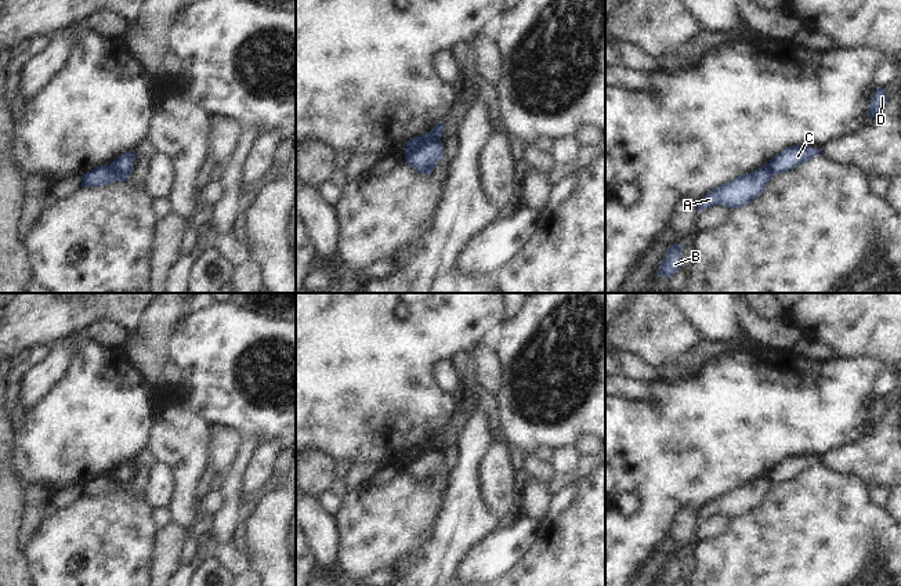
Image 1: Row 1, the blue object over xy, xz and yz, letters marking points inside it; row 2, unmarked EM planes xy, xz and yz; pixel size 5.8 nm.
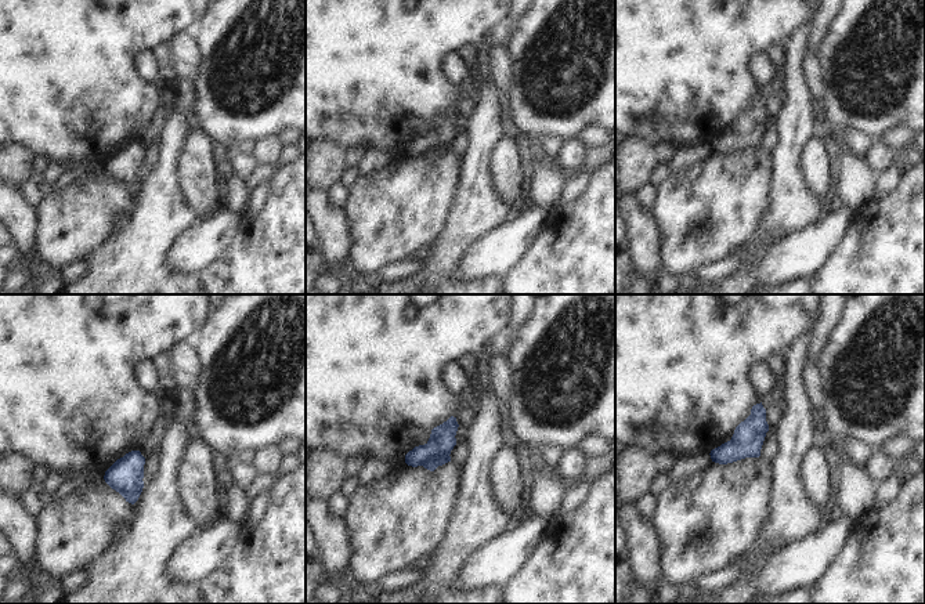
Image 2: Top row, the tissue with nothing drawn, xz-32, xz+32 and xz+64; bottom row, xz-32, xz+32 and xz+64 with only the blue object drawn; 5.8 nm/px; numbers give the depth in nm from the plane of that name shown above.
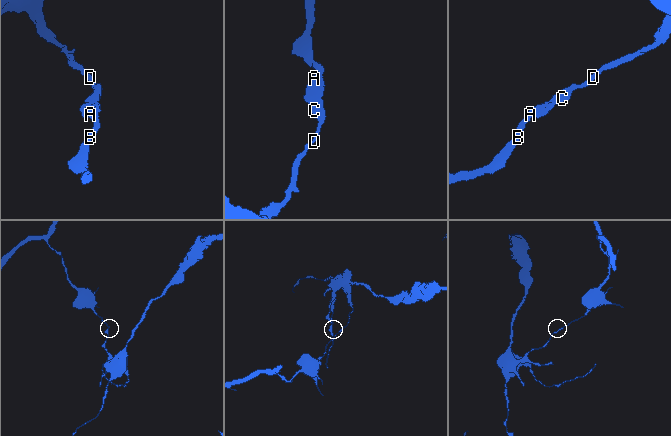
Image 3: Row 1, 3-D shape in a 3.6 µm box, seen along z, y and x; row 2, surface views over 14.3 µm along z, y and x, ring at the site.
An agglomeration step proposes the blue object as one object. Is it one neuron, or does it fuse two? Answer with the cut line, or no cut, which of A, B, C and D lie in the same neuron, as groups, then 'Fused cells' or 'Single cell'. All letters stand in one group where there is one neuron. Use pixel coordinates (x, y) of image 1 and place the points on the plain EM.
Split along xz (438, 448), (430, 448), (419, 454), (405, 466). Groups: A B / C D. Fused cells.

